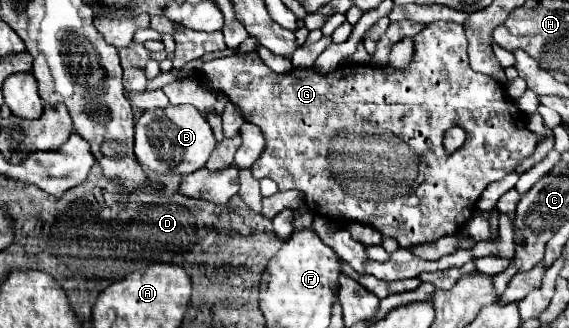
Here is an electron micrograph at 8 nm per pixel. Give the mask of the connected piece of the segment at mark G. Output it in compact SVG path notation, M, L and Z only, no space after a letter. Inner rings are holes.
M435 21L435 23L429 23L429 25L425 25L425 29L423 29L421 33L415 35L415 61L413 61L411 67L407 67L405 71L397 71L397 69L393 69L393 67L383 67L383 69L379 69L379 67L373 67L373 65L349 63L349 65L337 67L335 71L331 71L331 73L327 73L327 75L325 75L325 73L317 73L315 69L293 69L293 71L289 71L289 73L279 75L279 73L271 71L271 69L261 61L261 57L259 57L257 53L251 53L251 55L231 55L231 57L223 57L223 59L213 59L213 61L207 61L207 63L201 67L201 71L203 71L205 83L207 83L213 91L223 91L223 93L229 97L231 103L237 103L237 107L241 109L245 121L251 121L253 125L257 125L257 127L263 131L263 137L265 137L267 145L265 145L263 155L261 155L261 157L253 163L253 167L251 167L255 179L269 177L269 179L273 179L273 181L279 185L281 191L285 191L285 189L299 189L299 191L303 191L305 203L307 203L307 207L309 207L313 213L323 215L323 217L329 217L329 219L335 219L335 221L345 221L345 219L347 219L347 221L357 221L357 223L369 225L369 227L377 229L383 237L393 237L393 239L397 239L397 243L399 243L401 247L407 247L407 249L417 247L417 245L423 245L423 243L433 243L433 241L437 241L437 239L443 237L443 235L453 235L453 233L461 231L461 229L469 223L469 219L473 217L475 201L479 199L479 195L483 193L483 189L485 189L491 181L499 181L499 179L503 179L507 173L515 171L517 165L519 165L523 159L527 159L527 157L535 151L535 145L537 145L537 141L539 141L539 137L527 129L527 115L525 115L519 107L515 107L515 101L513 101L513 99L509 99L509 97L505 95L501 83L495 81L495 79L491 79L491 77L487 77L487 75L475 73L475 71L469 67L465 27L463 27L463 25L457 25L457 23L449 23L449 21ZM363 127L375 127L377 131L389 131L389 135L393 135L393 137L405 141L405 143L411 147L409 151L415 151L415 153L421 155L421 165L423 165L423 169L425 169L425 177L423 177L421 185L415 185L415 187L421 189L421 203L407 203L407 199L403 199L403 201L367 201L367 199L359 199L359 197L355 197L355 195L351 195L351 193L345 193L345 189L343 189L341 183L333 177L333 171L331 171L331 143L333 143L333 139L337 139L341 133L345 135L347 131L349 131L349 133L351 133L351 131L361 131ZM451 127L463 127L463 129L467 131L467 139L465 139L465 145L461 145L457 151L447 153L445 147L443 147L443 135L445 135L445 129L451 129Z

